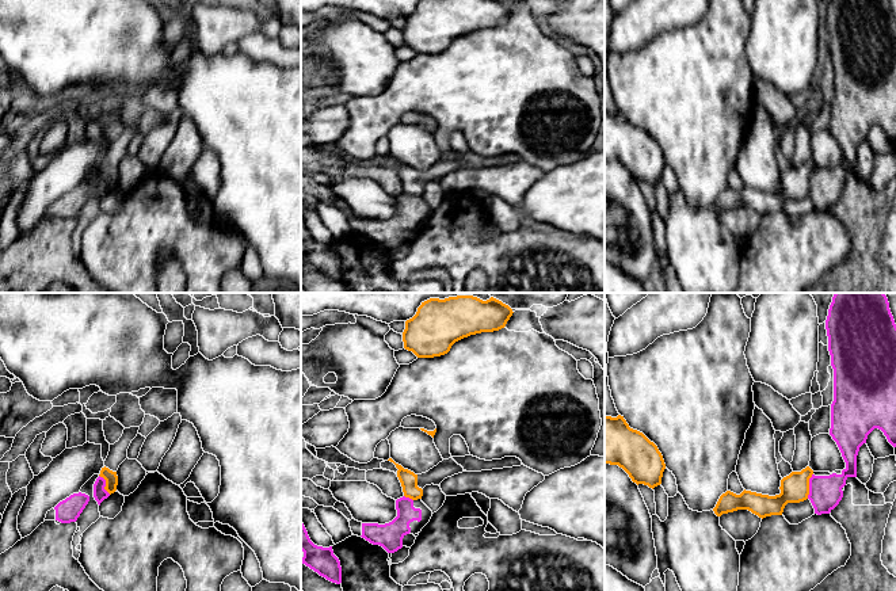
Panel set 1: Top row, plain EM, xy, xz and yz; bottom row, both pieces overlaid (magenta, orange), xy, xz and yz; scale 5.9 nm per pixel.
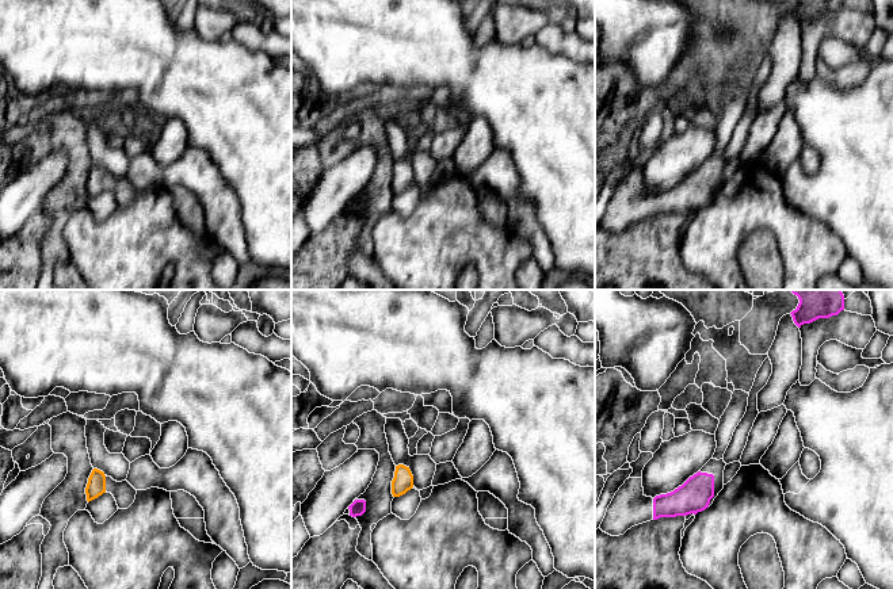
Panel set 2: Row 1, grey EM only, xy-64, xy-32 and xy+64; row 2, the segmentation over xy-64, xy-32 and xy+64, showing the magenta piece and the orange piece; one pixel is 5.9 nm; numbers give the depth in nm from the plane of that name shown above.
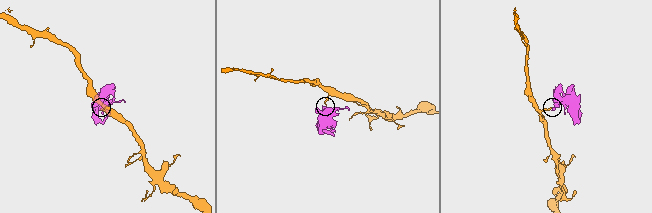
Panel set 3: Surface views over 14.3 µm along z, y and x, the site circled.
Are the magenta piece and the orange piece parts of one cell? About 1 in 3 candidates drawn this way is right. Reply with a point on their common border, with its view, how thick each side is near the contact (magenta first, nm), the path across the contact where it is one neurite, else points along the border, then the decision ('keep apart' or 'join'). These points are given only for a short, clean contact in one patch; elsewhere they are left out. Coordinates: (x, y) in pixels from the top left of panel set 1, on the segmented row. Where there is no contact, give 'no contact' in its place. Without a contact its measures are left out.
meets magenta in yz at (809, 485); 190 nm thick on the magenta side, 170 nm on the other; border along yz (812, 473), (807, 498); keep apart

